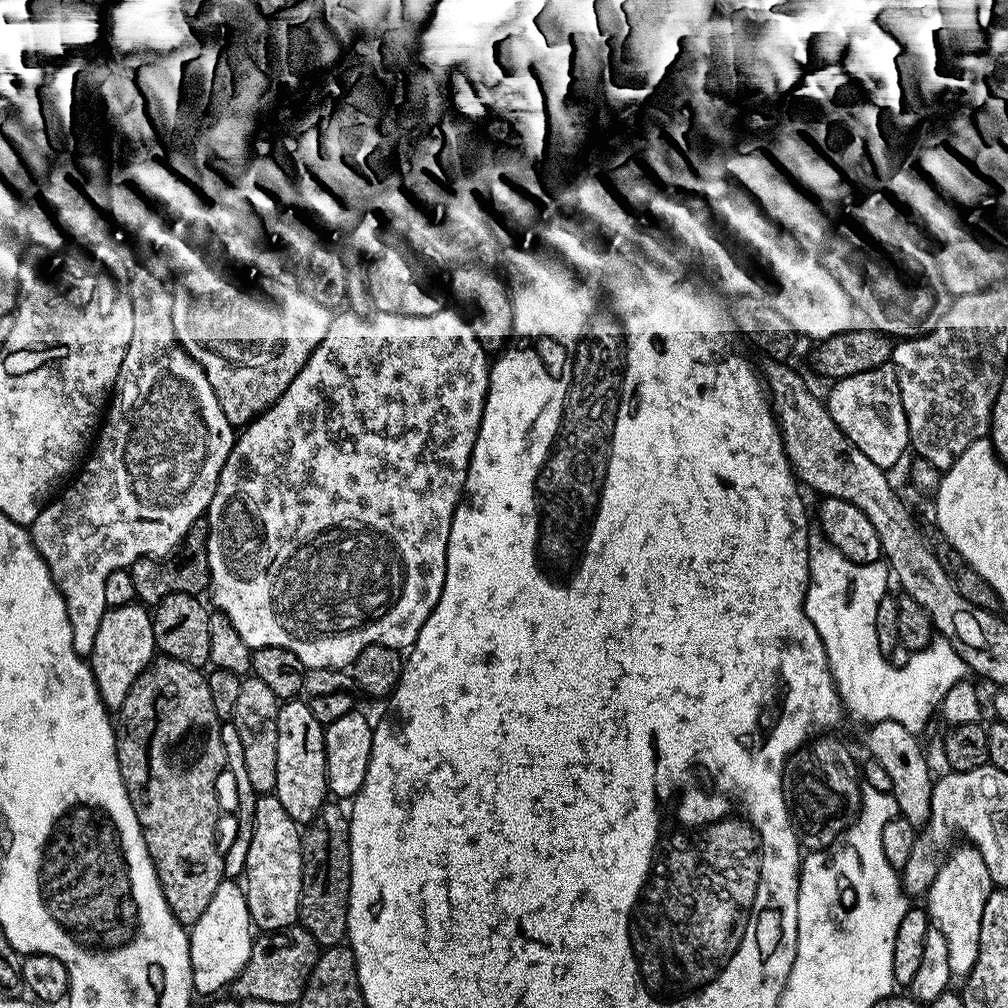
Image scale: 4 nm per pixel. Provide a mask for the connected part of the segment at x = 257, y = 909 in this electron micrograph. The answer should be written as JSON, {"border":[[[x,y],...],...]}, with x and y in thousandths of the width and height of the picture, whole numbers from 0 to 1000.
{"border":[[[272,788],[259,789],[252,804],[252,823],[240,870],[250,916],[259,926],[278,925],[295,916],[300,887],[299,832],[299,818],[294,817],[288,808],[284,808],[280,796],[276,796]]]}

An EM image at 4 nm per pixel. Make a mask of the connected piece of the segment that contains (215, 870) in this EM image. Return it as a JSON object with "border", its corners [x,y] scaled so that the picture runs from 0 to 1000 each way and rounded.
{"border":[[[159,649],[151,658],[143,664],[143,668],[129,681],[129,688],[125,688],[125,696],[117,704],[117,721],[115,722],[115,747],[117,748],[117,760],[125,780],[125,788],[129,788],[129,796],[133,800],[133,808],[137,808],[137,815],[141,819],[141,827],[145,831],[145,843],[149,843],[149,851],[155,860],[157,875],[161,879],[161,887],[165,891],[165,899],[177,911],[177,915],[184,919],[189,919],[204,907],[204,899],[208,899],[208,891],[212,891],[212,883],[224,872],[222,867],[222,850],[219,842],[214,842],[214,816],[218,813],[218,794],[214,791],[214,777],[218,769],[223,769],[224,755],[222,741],[220,740],[220,728],[218,719],[220,713],[212,704],[212,695],[208,690],[206,672],[199,664],[188,661],[185,657],[177,657],[173,653]]]}

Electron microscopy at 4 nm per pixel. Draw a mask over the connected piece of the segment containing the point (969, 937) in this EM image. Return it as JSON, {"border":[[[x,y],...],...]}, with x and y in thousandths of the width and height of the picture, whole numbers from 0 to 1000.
{"border":[[[955,840],[943,842],[942,848],[930,861],[927,875],[919,886],[919,904],[924,916],[935,927],[935,931],[938,931],[942,962],[948,970],[958,970],[964,964],[966,954],[970,950],[974,903],[978,903],[978,895],[986,883],[984,868],[971,841]]]}

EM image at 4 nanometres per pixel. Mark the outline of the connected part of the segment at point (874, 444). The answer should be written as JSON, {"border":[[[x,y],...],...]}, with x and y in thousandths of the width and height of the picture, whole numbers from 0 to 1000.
{"border":[[[884,360],[874,365],[859,367],[855,371],[847,371],[843,375],[835,375],[824,382],[819,392],[821,410],[827,419],[867,458],[867,462],[878,466],[885,463],[902,447],[901,420],[893,394],[893,384],[889,378],[889,366]]]}

